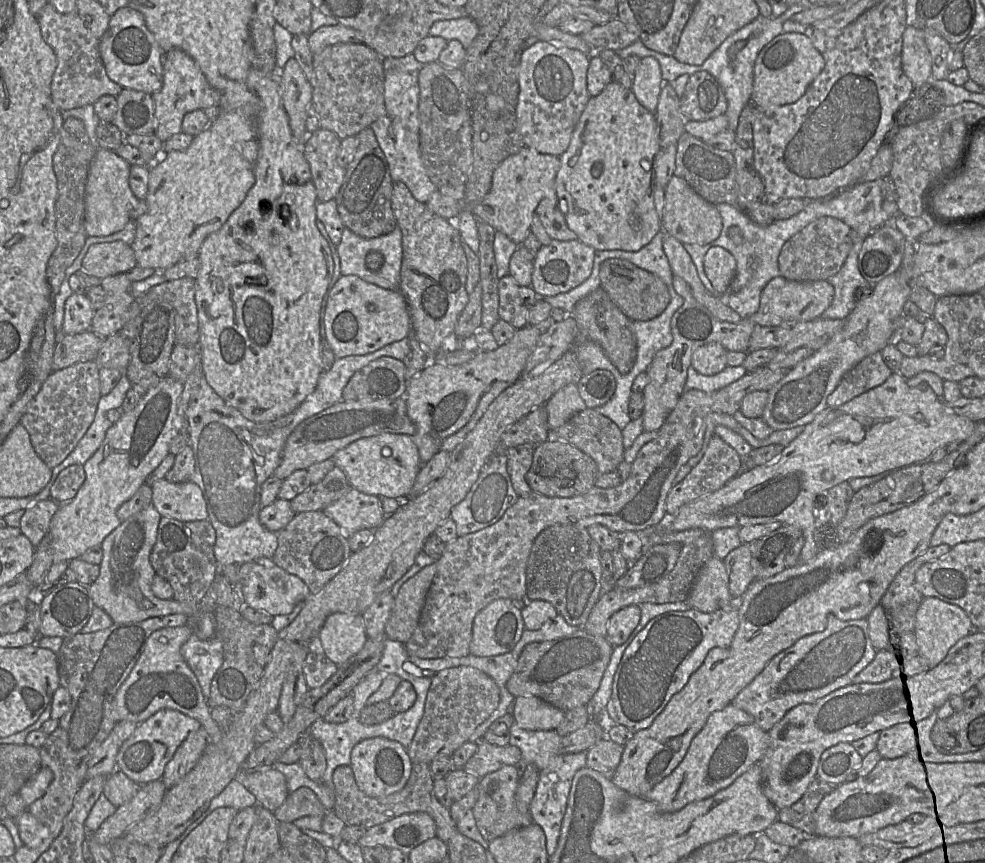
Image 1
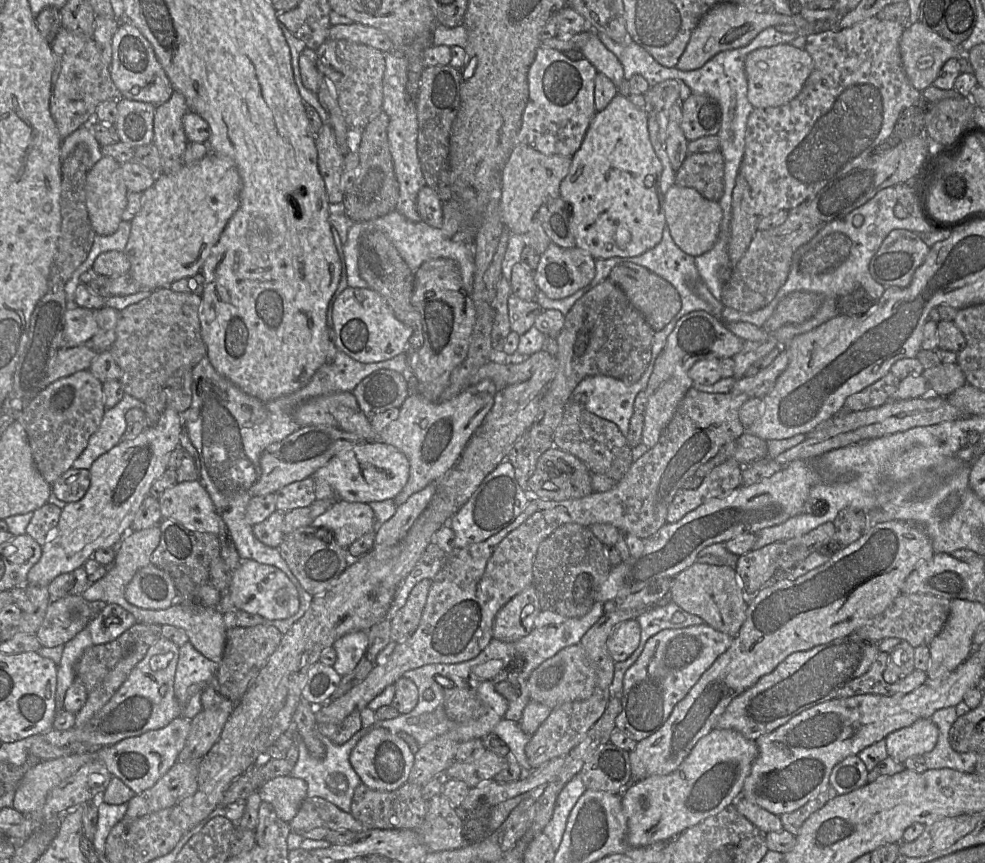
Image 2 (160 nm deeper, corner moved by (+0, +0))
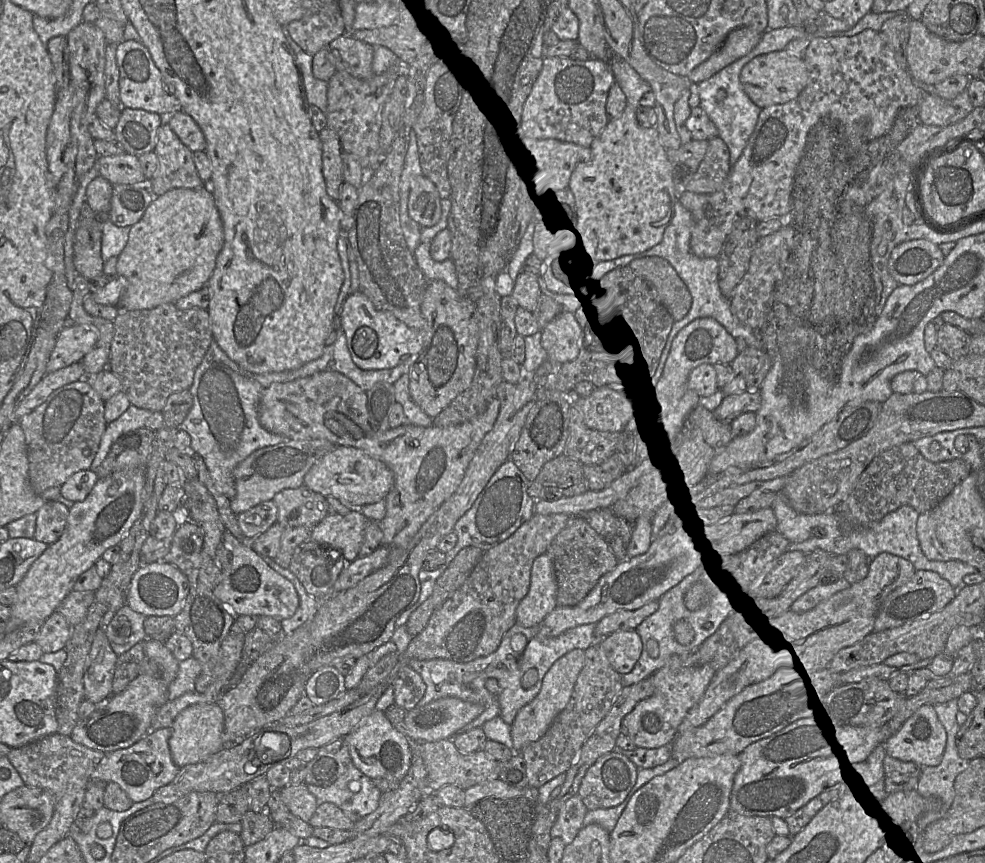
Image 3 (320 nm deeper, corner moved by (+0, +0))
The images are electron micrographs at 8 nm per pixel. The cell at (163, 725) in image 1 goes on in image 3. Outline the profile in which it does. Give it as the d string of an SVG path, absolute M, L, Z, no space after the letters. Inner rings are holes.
M171 728L157 729L127 748L107 753L92 772L91 781L114 782L133 802L149 799L159 788L169 784L179 771L171 756L170 736Z

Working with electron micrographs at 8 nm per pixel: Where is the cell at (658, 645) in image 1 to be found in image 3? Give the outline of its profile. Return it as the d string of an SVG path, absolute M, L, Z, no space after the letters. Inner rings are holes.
M671 656L662 668L653 673L653 695L638 702L623 718L621 734L632 740L637 747L652 749L671 745L678 736L678 728L686 714L704 695L716 671L708 665L685 666L686 656Z

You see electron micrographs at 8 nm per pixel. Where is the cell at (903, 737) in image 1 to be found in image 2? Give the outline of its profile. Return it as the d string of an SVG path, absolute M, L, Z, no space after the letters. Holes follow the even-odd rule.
M921 719L886 736L888 756L903 763L913 756L924 756L938 739L937 727L928 719Z

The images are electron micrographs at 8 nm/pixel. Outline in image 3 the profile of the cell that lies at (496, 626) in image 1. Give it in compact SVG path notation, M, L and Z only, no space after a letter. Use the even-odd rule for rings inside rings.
M545 552L533 561L530 587L516 608L516 623L526 628L541 625L544 618L557 606L556 594L553 563Z

